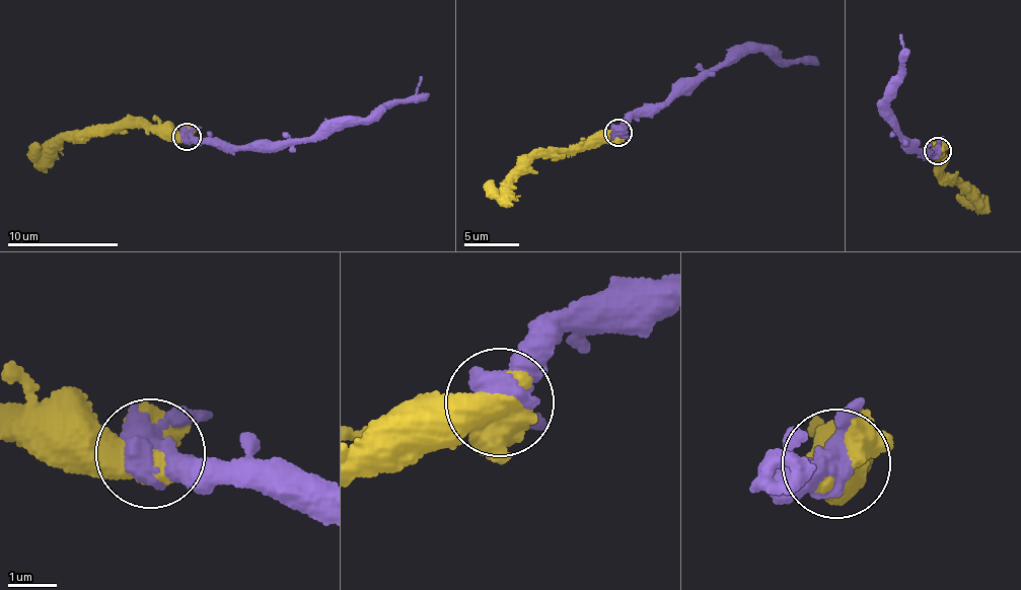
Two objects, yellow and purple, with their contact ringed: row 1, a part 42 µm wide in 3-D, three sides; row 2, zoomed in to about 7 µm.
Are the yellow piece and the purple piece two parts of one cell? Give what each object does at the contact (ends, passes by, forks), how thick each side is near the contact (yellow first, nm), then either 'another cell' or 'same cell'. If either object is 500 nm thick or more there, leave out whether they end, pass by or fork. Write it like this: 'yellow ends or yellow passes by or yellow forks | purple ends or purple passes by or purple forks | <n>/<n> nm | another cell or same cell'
500/480 nm | same cell

